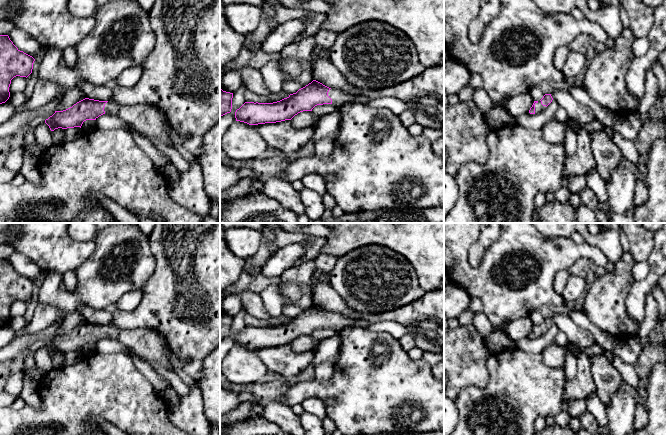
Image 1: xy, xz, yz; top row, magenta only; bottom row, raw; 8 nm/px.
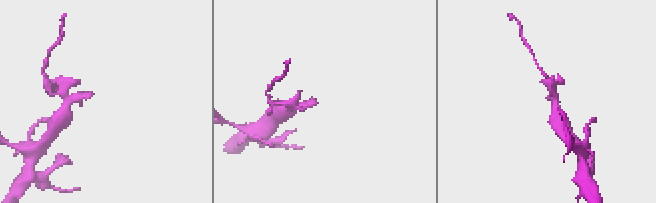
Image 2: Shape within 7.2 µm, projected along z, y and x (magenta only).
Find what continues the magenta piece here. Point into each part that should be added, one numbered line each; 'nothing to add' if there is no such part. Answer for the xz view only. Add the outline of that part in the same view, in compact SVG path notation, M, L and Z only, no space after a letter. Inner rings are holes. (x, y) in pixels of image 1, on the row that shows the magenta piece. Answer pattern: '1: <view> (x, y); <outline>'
1: xz (339, 97); M331 88L328 92L328 96L332 99L332 104L336 108L340 108L344 104L353 103L354 99L362 96L362 94L355 95L349 92Z

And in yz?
1: yz (539, 107); M540 100L535 104L535 113L540 113L540 112L542 112L545 109L546 109L546 106L543 106L541 104Z

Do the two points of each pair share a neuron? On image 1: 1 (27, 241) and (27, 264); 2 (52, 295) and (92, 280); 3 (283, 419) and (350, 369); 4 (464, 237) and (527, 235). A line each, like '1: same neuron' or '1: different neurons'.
1: different neurons
2: same neuron
3: different neurons
4: same neuron

